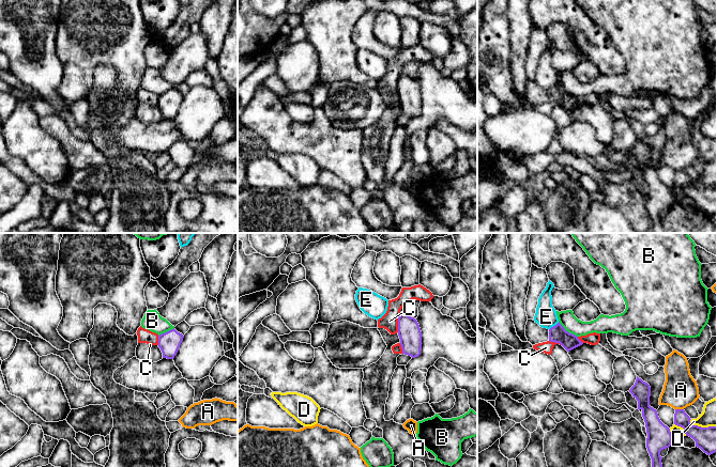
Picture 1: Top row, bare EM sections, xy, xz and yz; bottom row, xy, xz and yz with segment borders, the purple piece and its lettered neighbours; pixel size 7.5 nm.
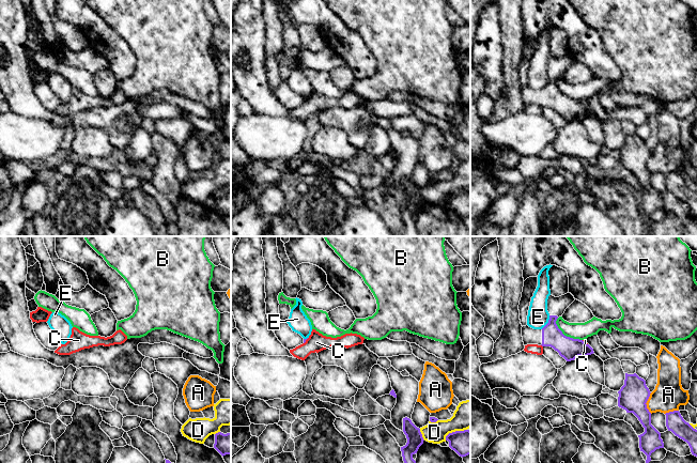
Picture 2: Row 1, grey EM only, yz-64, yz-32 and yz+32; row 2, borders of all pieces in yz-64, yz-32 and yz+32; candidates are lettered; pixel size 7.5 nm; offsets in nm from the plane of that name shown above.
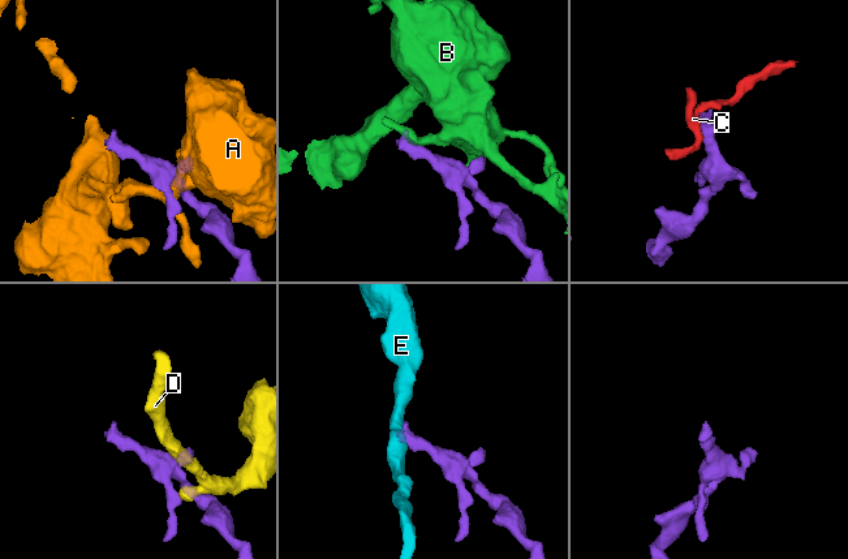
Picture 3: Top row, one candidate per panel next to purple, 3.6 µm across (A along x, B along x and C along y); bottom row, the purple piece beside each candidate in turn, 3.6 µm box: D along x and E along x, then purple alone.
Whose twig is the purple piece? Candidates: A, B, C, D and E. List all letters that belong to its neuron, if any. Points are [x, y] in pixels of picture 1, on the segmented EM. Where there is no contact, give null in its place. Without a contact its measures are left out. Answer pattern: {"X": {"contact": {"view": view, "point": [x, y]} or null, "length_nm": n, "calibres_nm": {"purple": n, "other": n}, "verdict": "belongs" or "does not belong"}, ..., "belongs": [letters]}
{"A": {"contact": {"view": "yz", "point": [680, 409]}, "length_nm": 60, "calibres_nm": {"purple": 130, "other": 260}, "verdict": "does not belong"}, "B": {"contact": {"view": "yz", "point": [567, 331]}, "length_nm": 190, "calibres_nm": {"purple": 130, "other": 120}, "verdict": "does not belong"}, "C": {"contact": {"view": "xz", "point": [398, 323]}, "length_nm": 150, "calibres_nm": {"purple": 170, "other": 130}, "verdict": "does not belong"}, "D": {"contact": {"view": "yz", "point": [682, 426]}, "length_nm": 130, "calibres_nm": {"purple": 190, "other": 70}, "verdict": "does not belong"}, "E": {"contact": {"view": "yz", "point": [553, 326]}, "length_nm": 100, "calibres_nm": {"purple": 130, "other": 170}, "verdict": "does not belong"}, "belongs": []}

